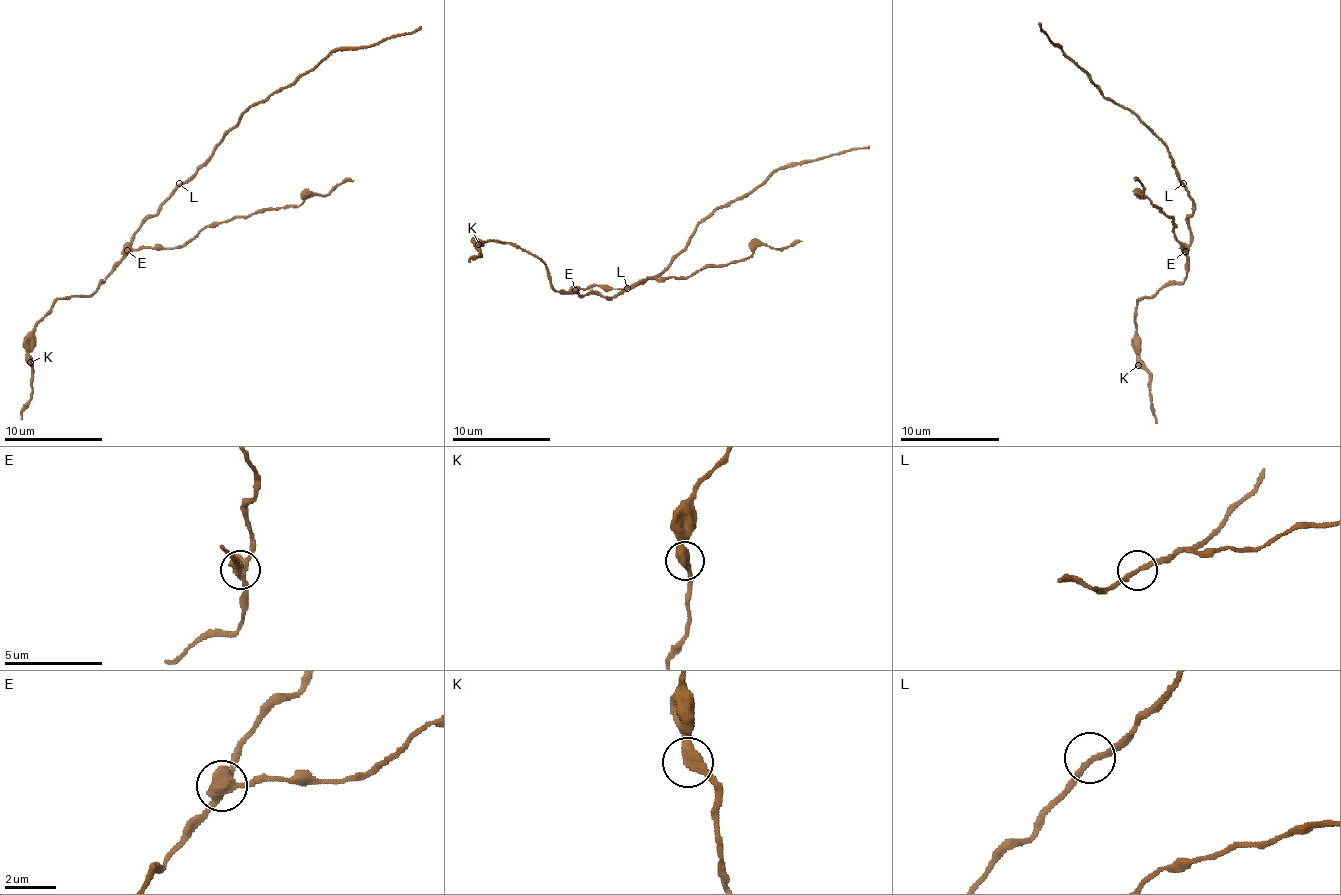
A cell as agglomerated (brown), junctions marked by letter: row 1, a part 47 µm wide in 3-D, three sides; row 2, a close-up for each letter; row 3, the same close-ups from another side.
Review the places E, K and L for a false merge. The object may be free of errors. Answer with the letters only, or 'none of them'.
E

